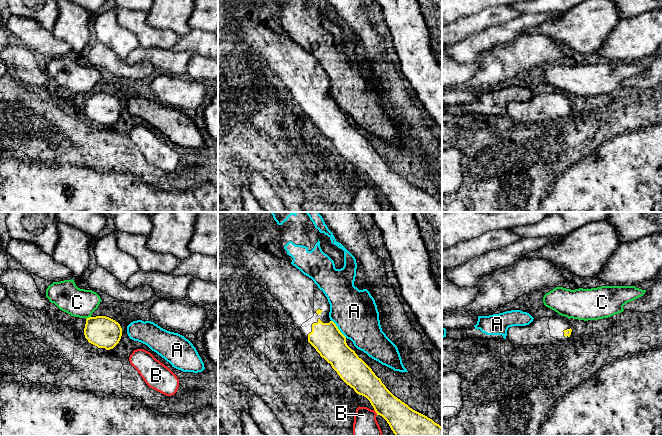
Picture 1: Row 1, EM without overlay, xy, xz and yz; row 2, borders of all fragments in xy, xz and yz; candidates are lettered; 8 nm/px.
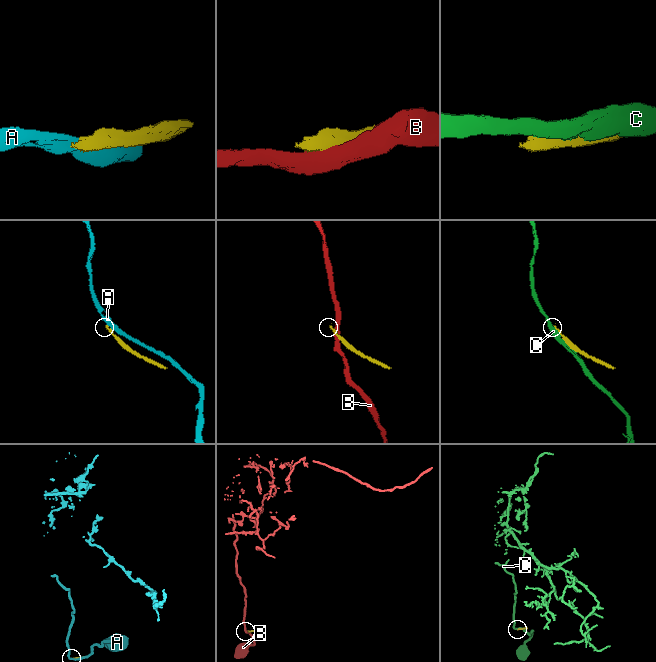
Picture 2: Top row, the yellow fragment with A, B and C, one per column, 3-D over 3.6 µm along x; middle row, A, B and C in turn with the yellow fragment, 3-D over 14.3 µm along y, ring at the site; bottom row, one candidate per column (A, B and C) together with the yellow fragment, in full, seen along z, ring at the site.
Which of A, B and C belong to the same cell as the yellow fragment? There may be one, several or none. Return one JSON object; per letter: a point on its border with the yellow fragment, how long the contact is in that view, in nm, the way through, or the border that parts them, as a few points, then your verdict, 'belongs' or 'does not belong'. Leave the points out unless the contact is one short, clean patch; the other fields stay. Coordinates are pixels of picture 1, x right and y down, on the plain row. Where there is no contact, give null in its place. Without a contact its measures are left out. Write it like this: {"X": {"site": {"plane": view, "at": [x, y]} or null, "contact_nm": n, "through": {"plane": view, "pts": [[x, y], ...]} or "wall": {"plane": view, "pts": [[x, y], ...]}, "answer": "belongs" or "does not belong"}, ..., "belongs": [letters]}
{"A": {"site": {"plane": "xz", "at": [338, 105]}, "contact_nm": 190, "wall": {"plane": "xz", "pts": [[331, 96], [346, 113]]}, "answer": "does not belong"}, "B": {"site": {"plane": "xz", "at": [375, 187]}, "contact_nm": 50, "answer": "does not belong"}, "C": {"site": {"plane": "xy", "at": [89, 93]}, "contact_nm": 50, "answer": "does not belong"}, "belongs": []}

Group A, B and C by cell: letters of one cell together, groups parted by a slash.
A / B / C

